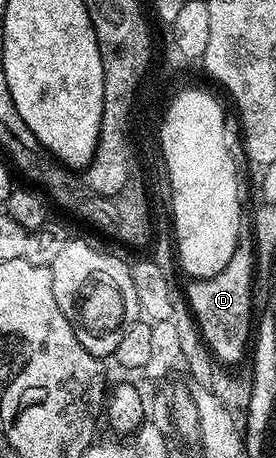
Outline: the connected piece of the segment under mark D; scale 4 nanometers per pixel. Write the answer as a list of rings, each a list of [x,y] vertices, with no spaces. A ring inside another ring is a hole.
[[[242,231],[240,238],[237,239],[235,246],[235,254],[231,254],[231,262],[227,262],[227,266],[223,266],[223,270],[219,270],[219,274],[215,274],[206,280],[190,279],[189,289],[183,292],[183,296],[189,305],[189,311],[192,313],[197,322],[197,328],[201,332],[202,339],[213,352],[214,358],[222,365],[237,366],[242,363],[240,361],[246,359],[247,353],[251,348],[251,337],[255,332],[255,315],[252,310],[252,286],[255,269],[255,241],[252,231]]]

